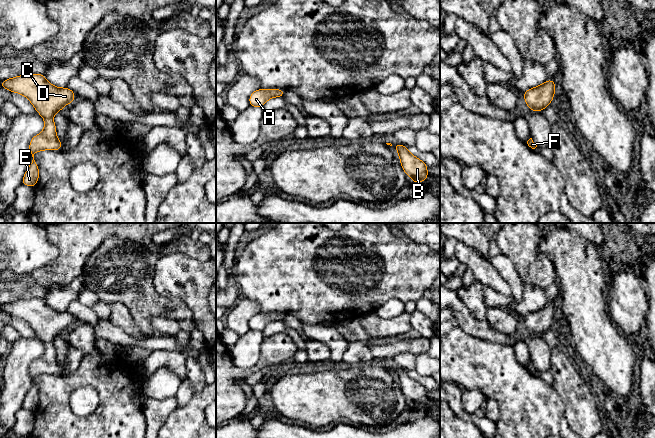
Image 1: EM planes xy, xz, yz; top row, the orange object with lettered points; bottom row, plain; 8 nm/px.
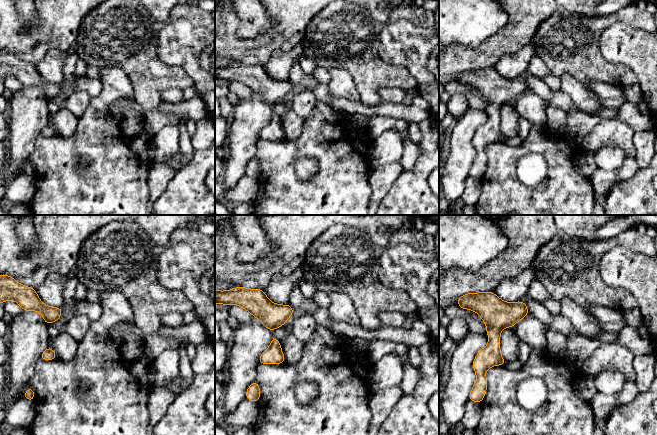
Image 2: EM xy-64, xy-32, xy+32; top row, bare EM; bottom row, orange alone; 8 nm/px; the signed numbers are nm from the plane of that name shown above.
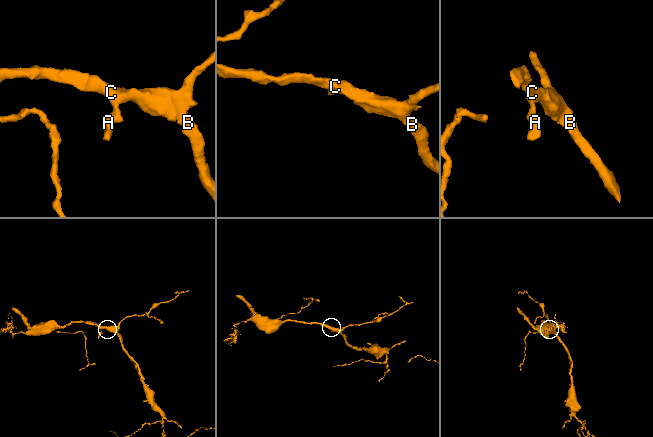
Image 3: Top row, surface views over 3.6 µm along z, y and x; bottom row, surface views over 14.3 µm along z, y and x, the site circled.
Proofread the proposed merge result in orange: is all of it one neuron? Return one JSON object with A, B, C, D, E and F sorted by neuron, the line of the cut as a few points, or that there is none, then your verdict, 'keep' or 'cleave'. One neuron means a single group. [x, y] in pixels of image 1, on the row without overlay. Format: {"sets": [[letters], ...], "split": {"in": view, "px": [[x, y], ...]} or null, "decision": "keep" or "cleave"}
{"sets": [["A", "B", "C", "D", "E", "F"]], "split": null, "decision": "keep"}

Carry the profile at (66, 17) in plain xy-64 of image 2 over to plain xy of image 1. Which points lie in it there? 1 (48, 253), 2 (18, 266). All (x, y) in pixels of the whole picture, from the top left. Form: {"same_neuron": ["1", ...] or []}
{"same_neuron": []}

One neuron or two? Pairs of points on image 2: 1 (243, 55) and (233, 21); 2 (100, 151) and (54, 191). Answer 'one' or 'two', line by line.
1: one
2: one

